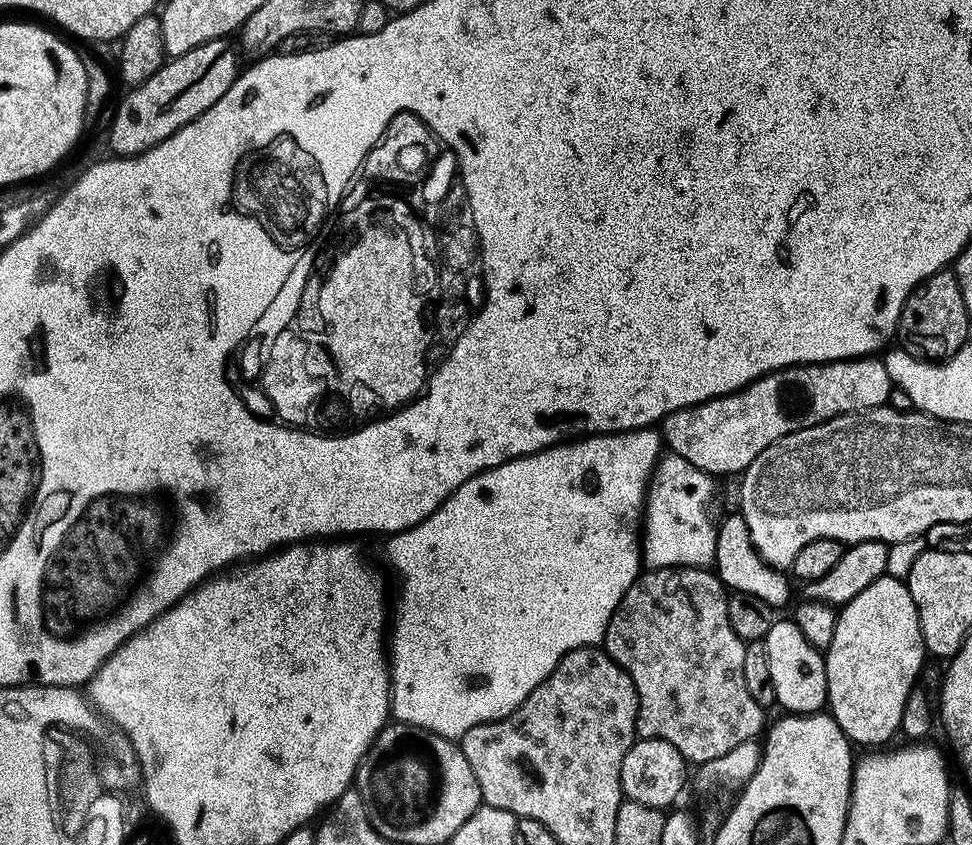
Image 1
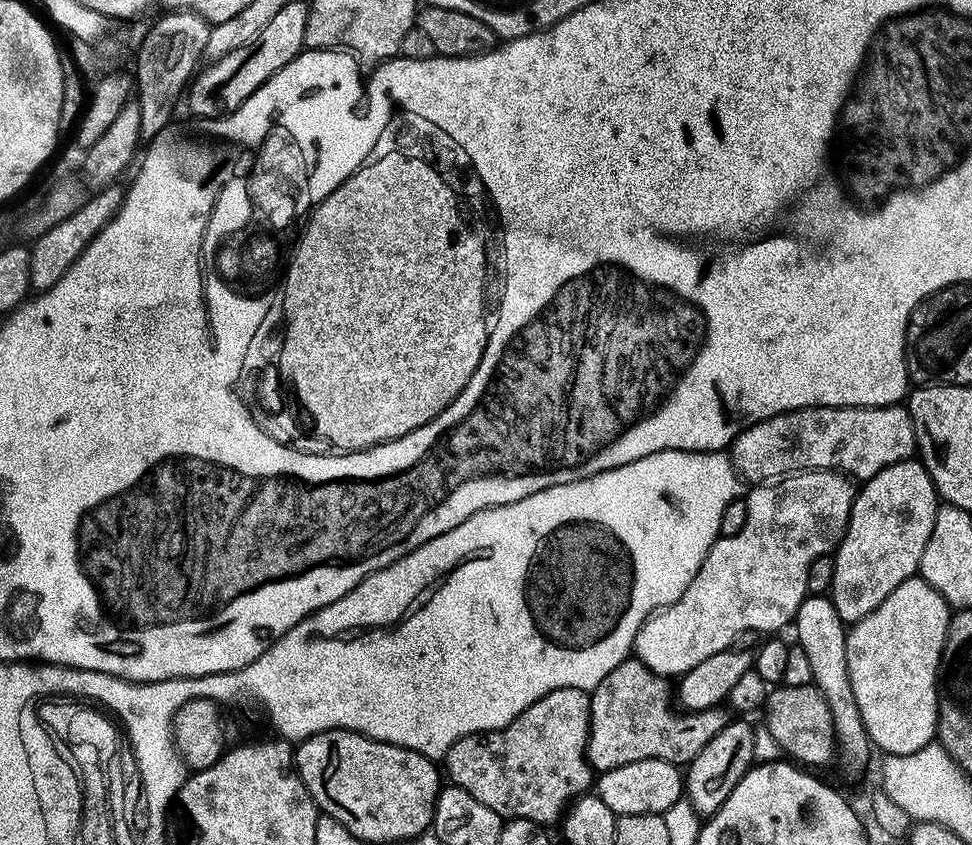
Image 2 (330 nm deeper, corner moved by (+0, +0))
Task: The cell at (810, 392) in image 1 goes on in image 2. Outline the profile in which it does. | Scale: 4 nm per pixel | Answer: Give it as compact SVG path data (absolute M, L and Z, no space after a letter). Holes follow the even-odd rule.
M904 406L799 408L752 424L730 445L736 471L745 481L756 480L752 482L772 482L813 468L839 470L863 482L894 462L909 459L916 451L916 431Z

